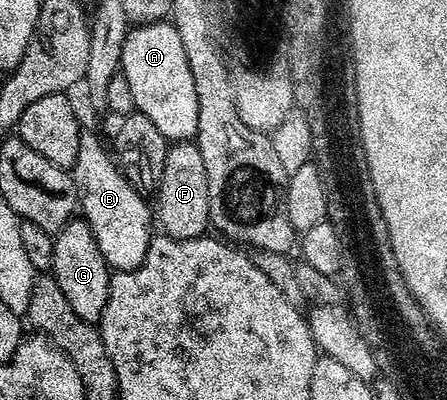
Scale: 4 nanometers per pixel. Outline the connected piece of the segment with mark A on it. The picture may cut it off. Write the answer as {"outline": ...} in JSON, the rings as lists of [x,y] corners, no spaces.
{"outline":[[[173,21],[135,25],[126,35],[120,72],[132,88],[137,113],[148,116],[166,139],[190,140],[197,135],[200,104],[196,80],[188,64],[184,40],[180,40]]]}

